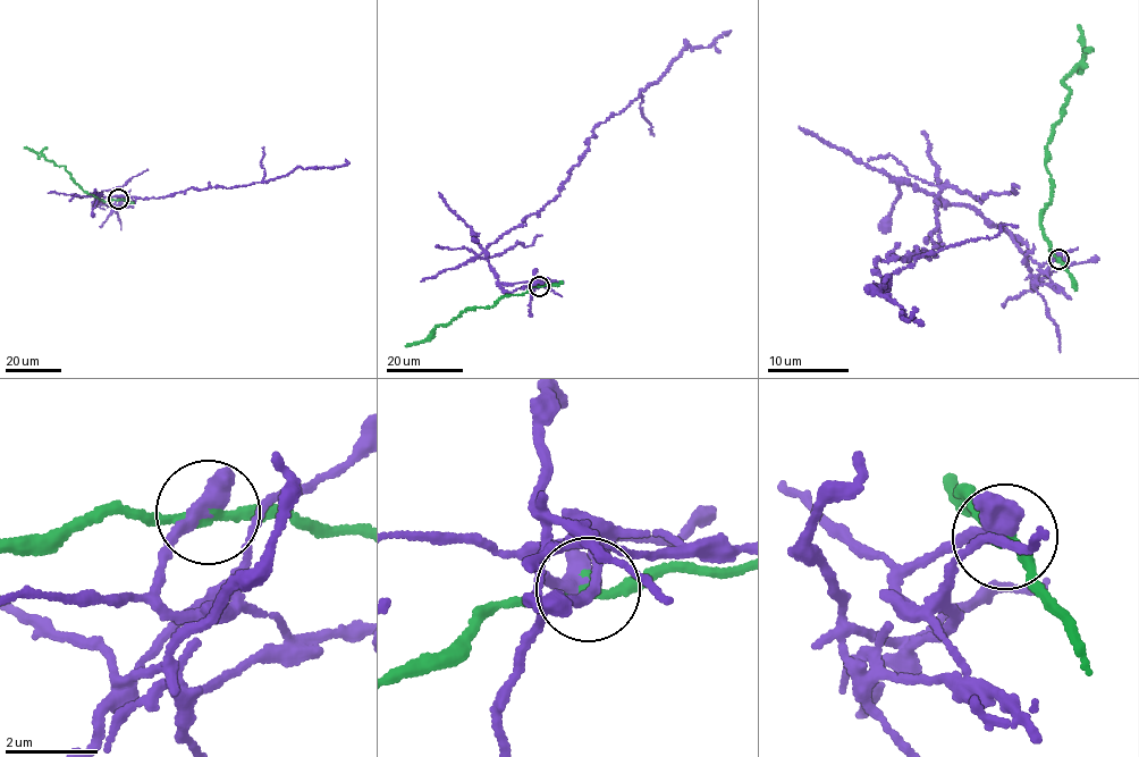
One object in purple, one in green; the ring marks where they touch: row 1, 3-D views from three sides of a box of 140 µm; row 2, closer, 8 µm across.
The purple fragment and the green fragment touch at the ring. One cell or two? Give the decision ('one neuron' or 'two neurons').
two neurons

